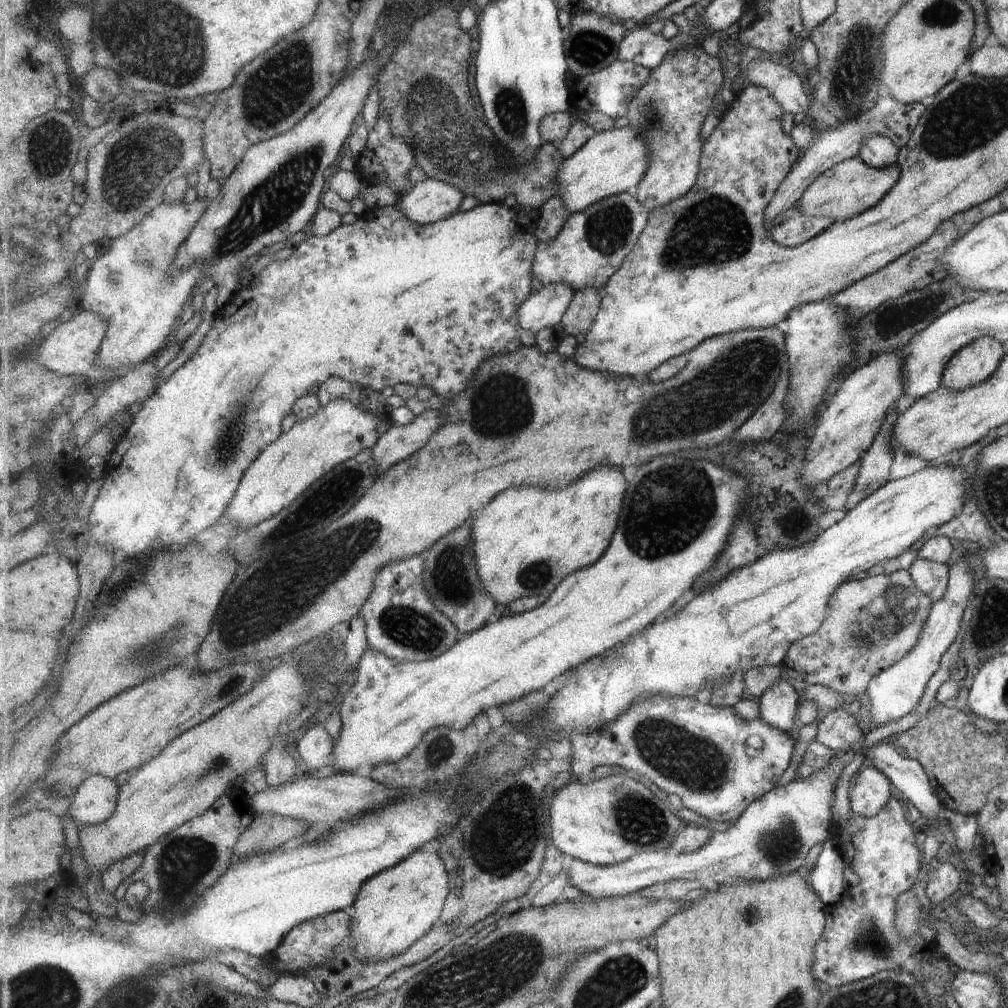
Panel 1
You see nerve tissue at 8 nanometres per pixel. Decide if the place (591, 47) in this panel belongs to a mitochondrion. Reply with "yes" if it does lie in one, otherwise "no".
yes

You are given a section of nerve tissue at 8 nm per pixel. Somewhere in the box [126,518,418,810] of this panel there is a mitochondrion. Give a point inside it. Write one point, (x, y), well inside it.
(237, 680)

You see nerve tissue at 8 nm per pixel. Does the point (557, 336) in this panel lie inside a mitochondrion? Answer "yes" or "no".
no

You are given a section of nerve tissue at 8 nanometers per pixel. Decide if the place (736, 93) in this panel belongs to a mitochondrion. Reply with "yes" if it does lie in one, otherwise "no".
no

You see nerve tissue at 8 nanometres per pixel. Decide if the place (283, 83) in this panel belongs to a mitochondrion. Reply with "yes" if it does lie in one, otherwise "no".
yes

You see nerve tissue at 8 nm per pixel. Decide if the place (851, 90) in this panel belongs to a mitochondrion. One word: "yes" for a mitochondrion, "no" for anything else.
yes

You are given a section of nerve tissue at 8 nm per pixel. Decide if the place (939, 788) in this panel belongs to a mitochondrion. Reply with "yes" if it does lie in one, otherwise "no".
no

